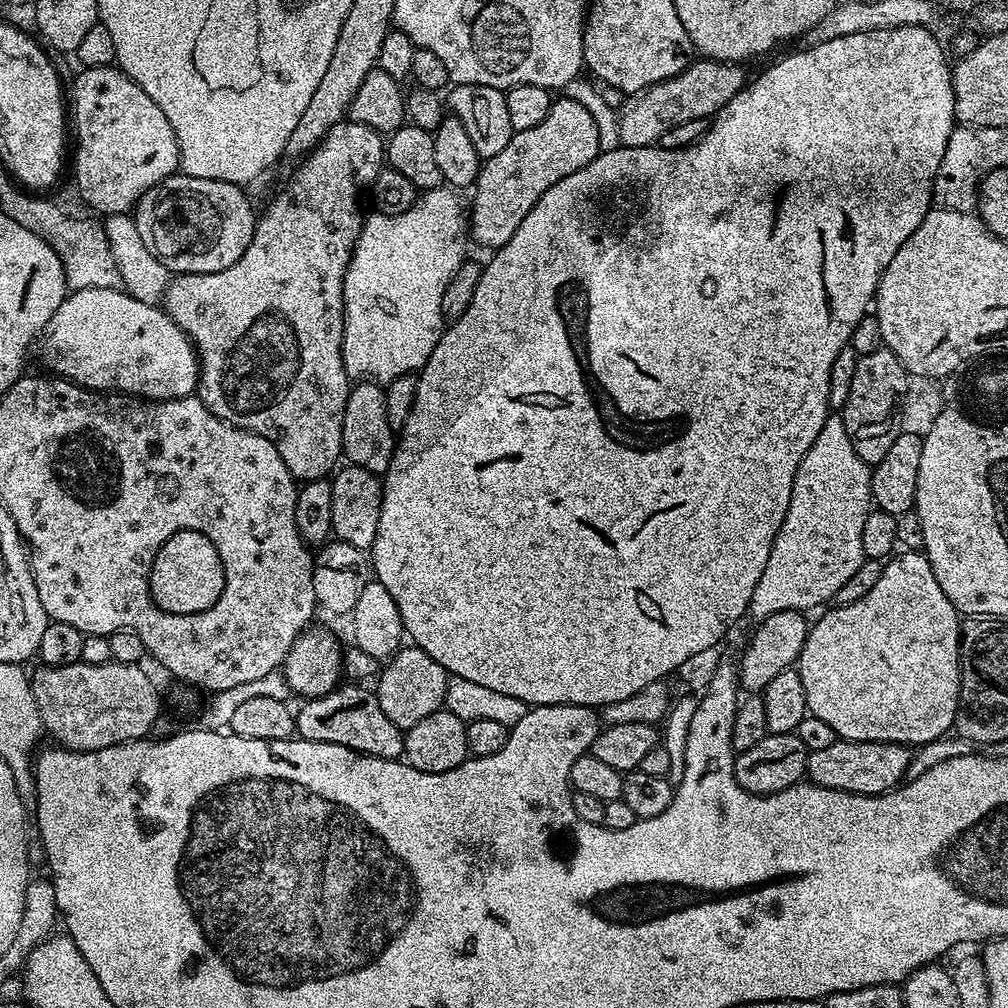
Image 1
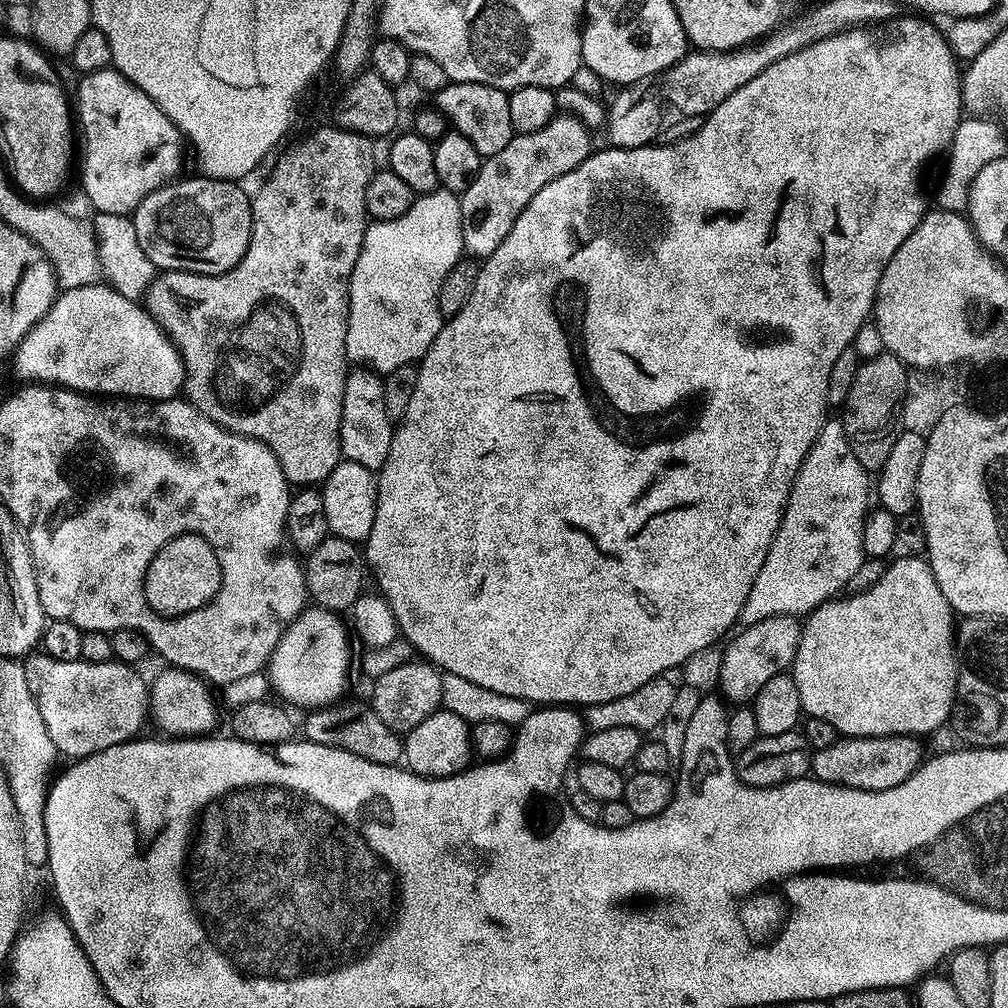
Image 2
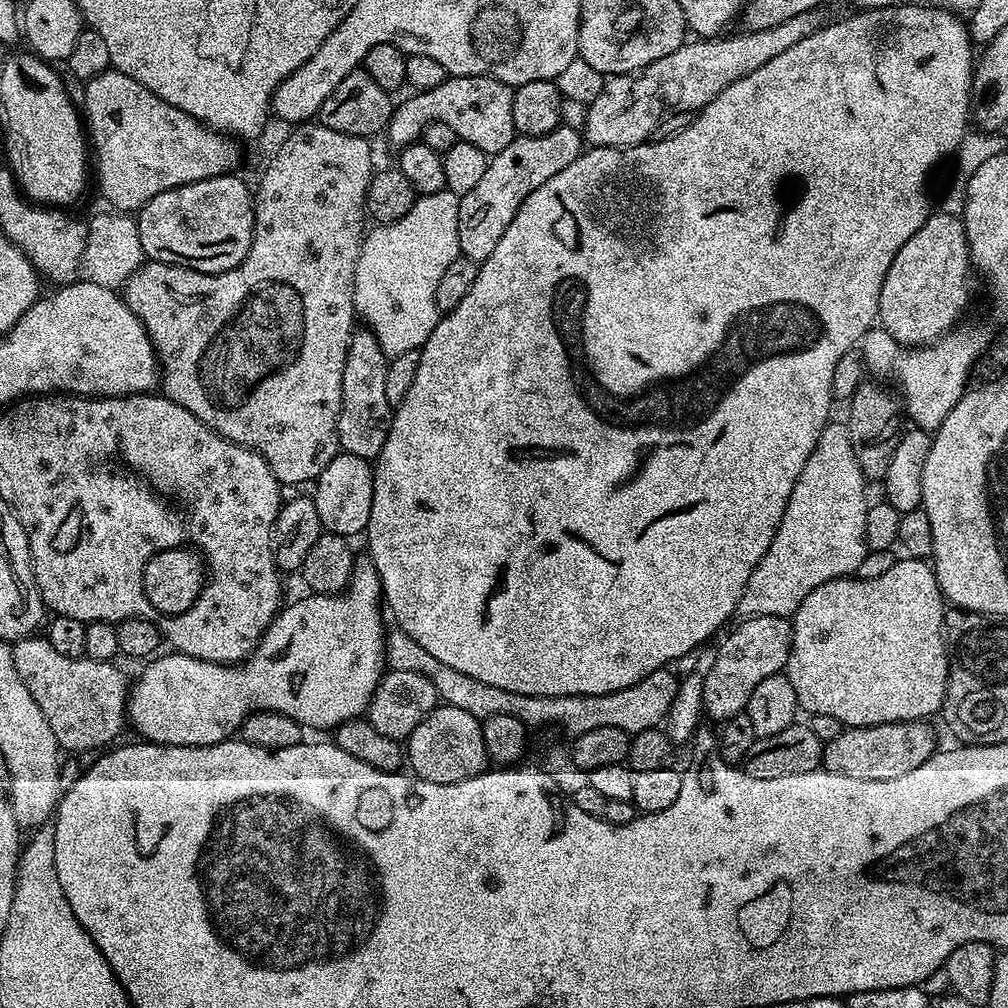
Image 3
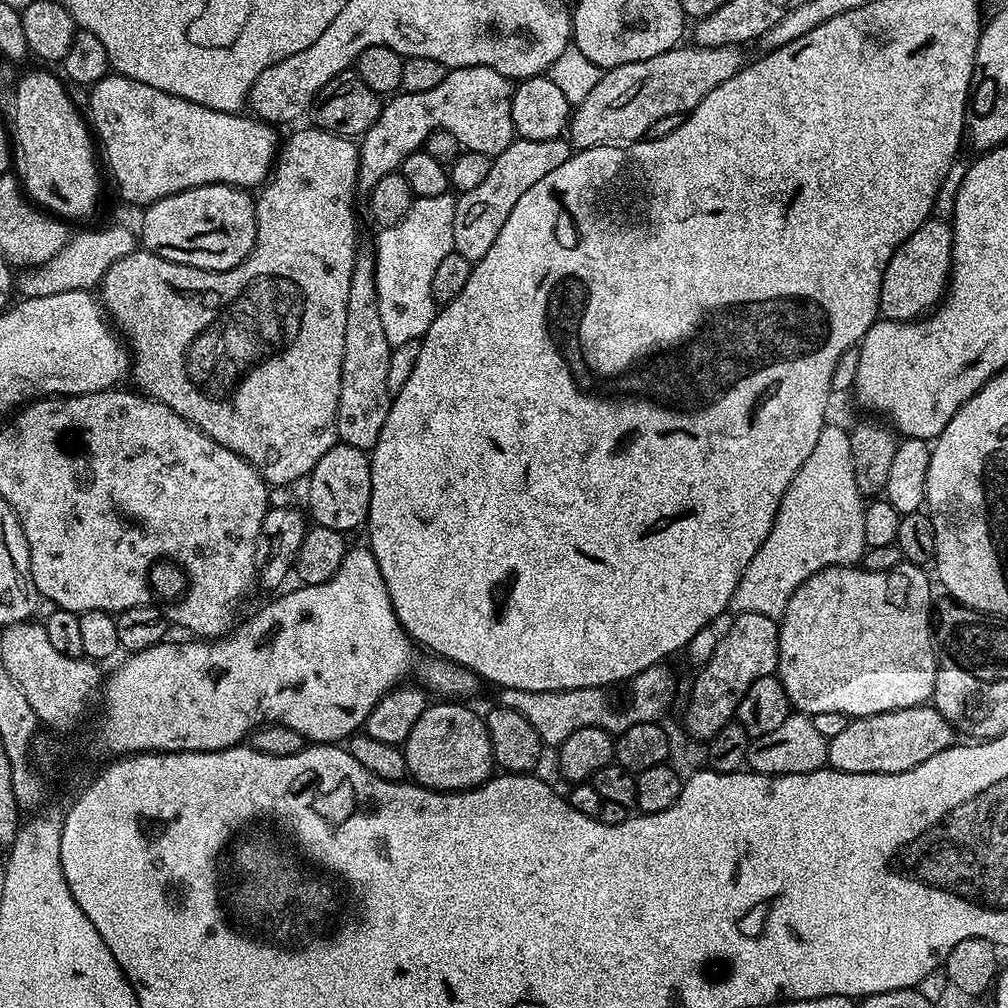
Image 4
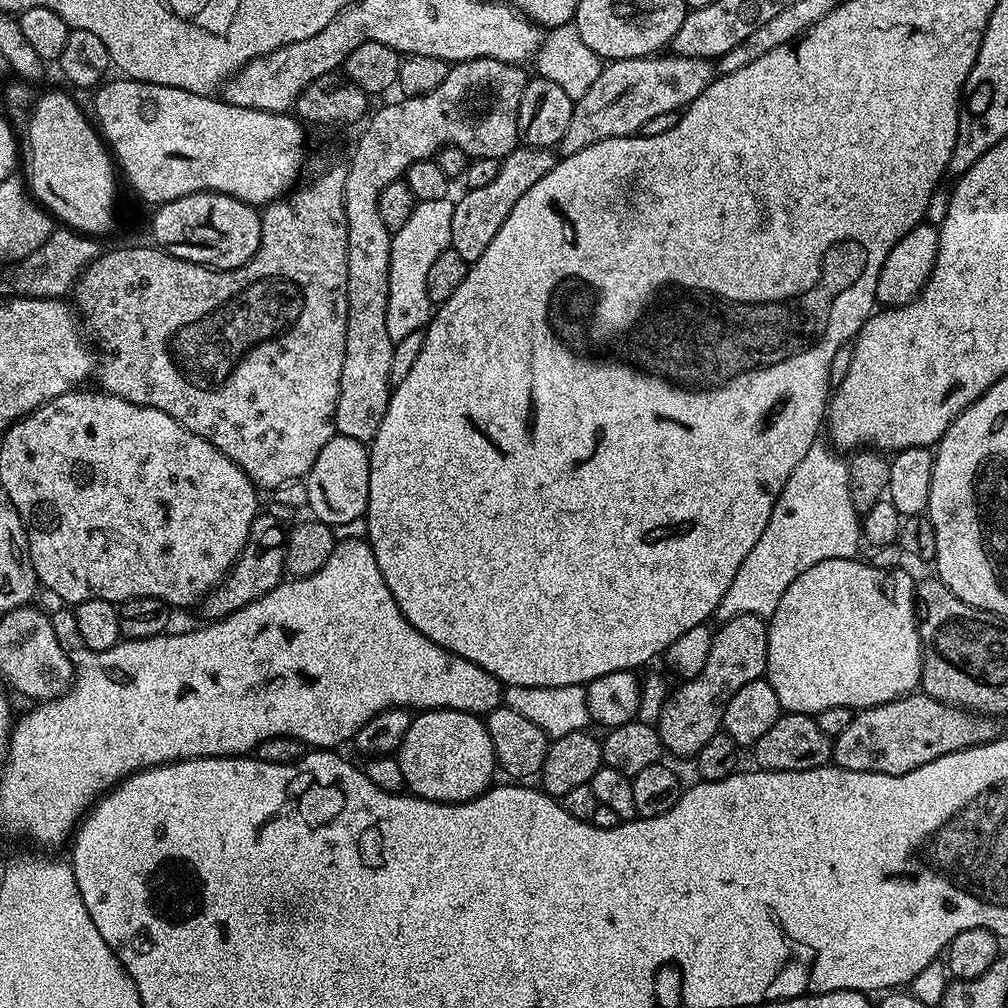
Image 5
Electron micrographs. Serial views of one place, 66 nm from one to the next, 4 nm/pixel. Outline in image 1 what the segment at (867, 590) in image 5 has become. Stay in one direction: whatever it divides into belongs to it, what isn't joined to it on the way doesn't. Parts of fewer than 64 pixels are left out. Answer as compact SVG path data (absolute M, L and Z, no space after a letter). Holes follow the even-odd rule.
M906 551L893 555L884 564L882 578L878 578L878 582L874 582L872 589L862 598L858 598L858 602L832 606L828 610L829 612L817 624L815 621L809 627L808 637L802 646L802 654L798 661L802 690L806 692L809 713L822 718L822 722L828 723L830 730L834 730L837 737L842 740L921 746L949 735L953 731L956 711L960 705L960 629L962 616L950 602L950 598L946 598L946 594L942 594L942 586L938 586L938 578L934 578L934 570L930 566L927 556L923 552Z

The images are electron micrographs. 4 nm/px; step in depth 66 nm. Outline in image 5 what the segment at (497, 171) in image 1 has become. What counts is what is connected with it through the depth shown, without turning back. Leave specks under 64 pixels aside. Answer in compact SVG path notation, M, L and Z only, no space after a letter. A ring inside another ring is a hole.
M517 146L509 156L500 161L498 174L494 174L487 186L478 186L477 188L467 189L463 194L464 197L455 201L452 209L452 242L451 247L462 258L472 265L494 242L494 234L502 230L502 222L510 218L510 210L514 210L514 202L538 182L551 168L556 165L558 156L550 148L530 148L527 146Z

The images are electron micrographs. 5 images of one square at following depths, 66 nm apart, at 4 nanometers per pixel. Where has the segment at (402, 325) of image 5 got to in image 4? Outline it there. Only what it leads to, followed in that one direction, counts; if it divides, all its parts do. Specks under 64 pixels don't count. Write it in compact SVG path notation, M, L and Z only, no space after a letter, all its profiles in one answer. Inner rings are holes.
M452 194L435 196L434 198L413 199L410 206L410 214L402 218L389 228L380 228L376 236L376 293L378 294L378 315L382 318L382 331L387 334L386 342L392 345L410 342L411 340L421 341L424 339L426 330L434 322L438 305L432 296L432 283L434 273L442 258L454 251L454 210L456 209L457 197Z

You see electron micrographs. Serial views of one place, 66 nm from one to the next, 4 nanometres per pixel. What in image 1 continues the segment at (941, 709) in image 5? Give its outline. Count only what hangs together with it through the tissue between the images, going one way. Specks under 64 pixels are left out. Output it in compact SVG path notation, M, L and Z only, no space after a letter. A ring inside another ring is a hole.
M838 738L834 746L808 753L806 776L811 783L830 790L853 792L859 796L881 796L884 792L892 791L905 779L913 753L907 744L858 742Z

